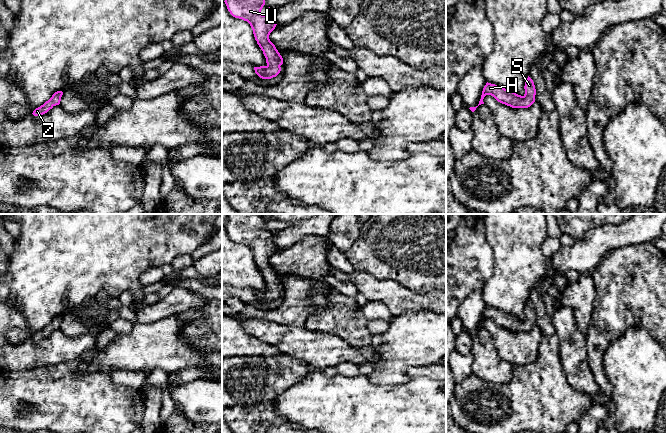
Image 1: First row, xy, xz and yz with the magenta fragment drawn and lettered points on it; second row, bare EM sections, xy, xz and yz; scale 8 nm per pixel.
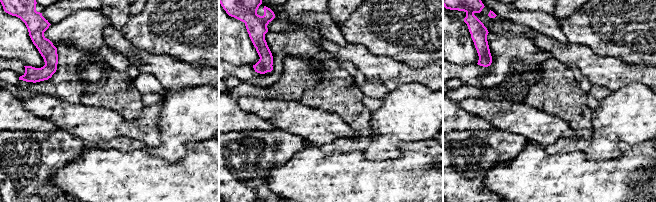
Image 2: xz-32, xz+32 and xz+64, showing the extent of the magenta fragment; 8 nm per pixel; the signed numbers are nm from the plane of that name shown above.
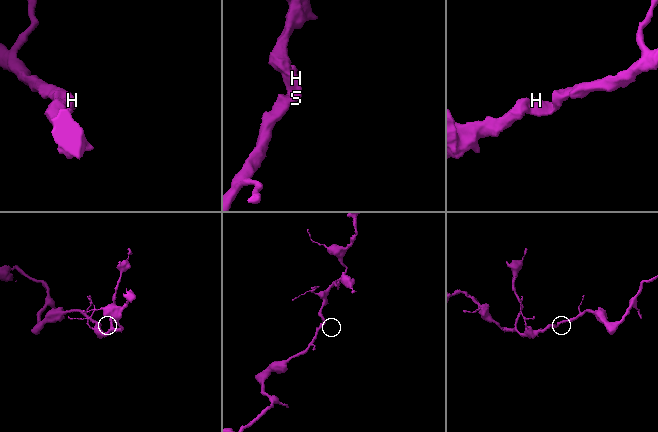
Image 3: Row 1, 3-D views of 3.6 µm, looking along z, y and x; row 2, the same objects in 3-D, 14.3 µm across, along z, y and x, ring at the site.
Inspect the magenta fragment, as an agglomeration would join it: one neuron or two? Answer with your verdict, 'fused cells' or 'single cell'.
single cell

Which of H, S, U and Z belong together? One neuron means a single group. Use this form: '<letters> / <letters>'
H S U Z

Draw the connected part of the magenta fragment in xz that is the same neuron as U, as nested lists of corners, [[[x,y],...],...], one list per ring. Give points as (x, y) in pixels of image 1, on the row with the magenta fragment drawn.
[[[225,0],[224,2],[233,17],[250,24],[255,40],[263,51],[267,65],[254,67],[255,73],[262,79],[276,77],[281,71],[283,58],[269,39],[270,33],[277,25],[273,17],[273,9],[269,7],[265,15],[261,14],[265,0]]]

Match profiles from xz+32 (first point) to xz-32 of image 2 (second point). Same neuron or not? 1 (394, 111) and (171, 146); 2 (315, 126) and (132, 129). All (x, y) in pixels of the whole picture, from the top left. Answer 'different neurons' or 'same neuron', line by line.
1: same neuron
2: same neuron

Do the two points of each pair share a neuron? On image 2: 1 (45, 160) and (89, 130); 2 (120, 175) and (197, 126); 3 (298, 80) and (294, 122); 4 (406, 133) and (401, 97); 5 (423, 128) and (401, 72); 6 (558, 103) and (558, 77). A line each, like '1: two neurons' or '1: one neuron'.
1: two neurons
2: two neurons
3: two neurons
4: one neuron
5: two neurons
6: one neuron

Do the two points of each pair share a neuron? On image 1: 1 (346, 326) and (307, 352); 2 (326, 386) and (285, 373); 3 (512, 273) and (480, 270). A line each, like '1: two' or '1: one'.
1: two
2: two
3: two

